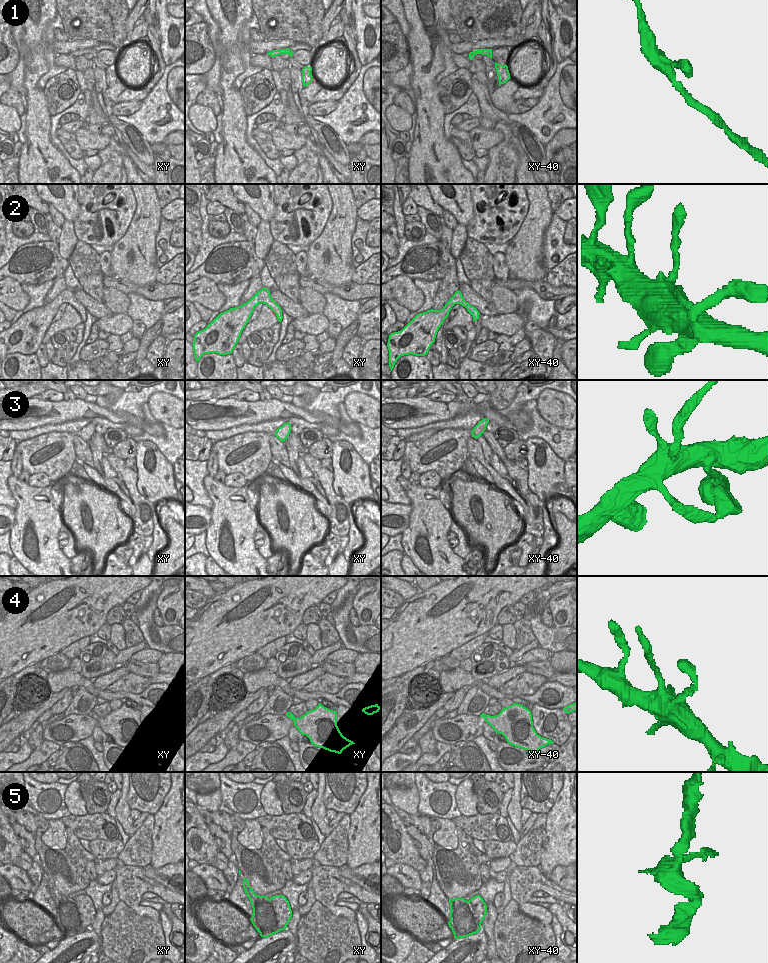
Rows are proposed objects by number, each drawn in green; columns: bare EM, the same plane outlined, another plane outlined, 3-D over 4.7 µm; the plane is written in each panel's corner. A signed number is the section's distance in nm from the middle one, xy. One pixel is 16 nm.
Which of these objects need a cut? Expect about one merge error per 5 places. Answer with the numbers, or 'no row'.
5

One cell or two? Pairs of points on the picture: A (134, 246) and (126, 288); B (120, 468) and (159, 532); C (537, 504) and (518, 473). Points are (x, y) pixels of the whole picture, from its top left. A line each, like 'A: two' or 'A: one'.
A: two
B: two
C: one

